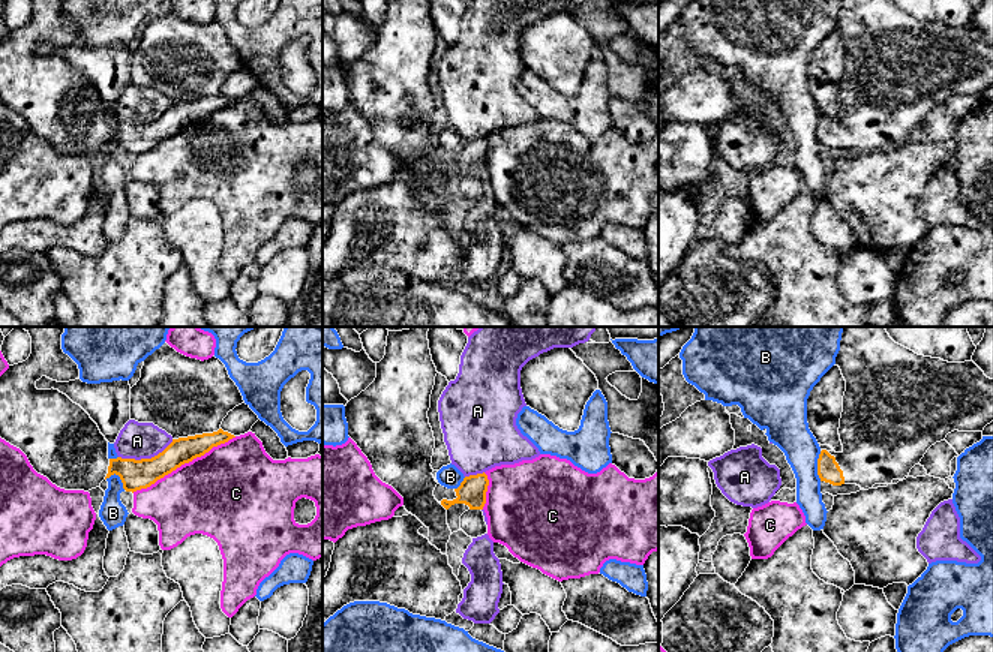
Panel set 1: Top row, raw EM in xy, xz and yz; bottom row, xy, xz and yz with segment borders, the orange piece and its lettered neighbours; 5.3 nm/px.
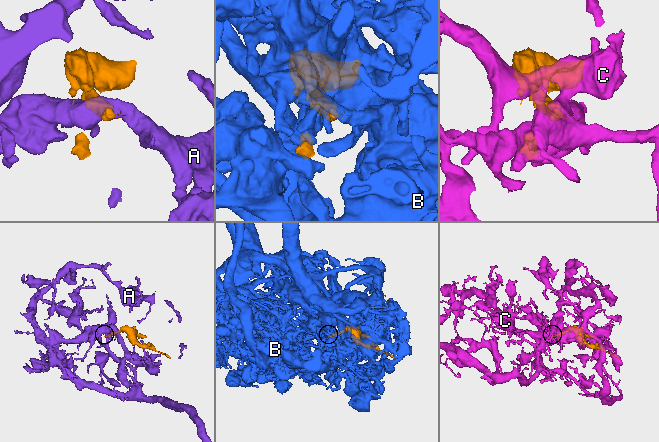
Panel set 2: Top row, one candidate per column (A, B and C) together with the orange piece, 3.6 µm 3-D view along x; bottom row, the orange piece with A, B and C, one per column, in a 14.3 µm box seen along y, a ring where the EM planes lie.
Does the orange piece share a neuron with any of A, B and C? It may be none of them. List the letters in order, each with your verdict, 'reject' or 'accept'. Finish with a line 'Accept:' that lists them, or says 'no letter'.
A: reject
B: reject
C: reject
Accept: no letter

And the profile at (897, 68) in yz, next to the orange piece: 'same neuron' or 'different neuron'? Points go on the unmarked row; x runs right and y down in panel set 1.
same neuron

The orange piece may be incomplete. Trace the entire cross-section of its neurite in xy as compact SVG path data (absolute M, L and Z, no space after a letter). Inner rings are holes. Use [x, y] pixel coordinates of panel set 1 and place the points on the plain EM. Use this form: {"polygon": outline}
{"polygon": "M30 0L32 18L0 40L0 102L20 112L33 133L64 154L88 156L100 150L111 139L118 139L126 156L147 153L184 127L204 120L213 111L228 106L234 99L219 93L172 103L172 106L152 123L110 123L108 105L90 79L58 54L38 54L36 46L46 40L57 46L80 43L78 28L63 16L62 0Z"}

